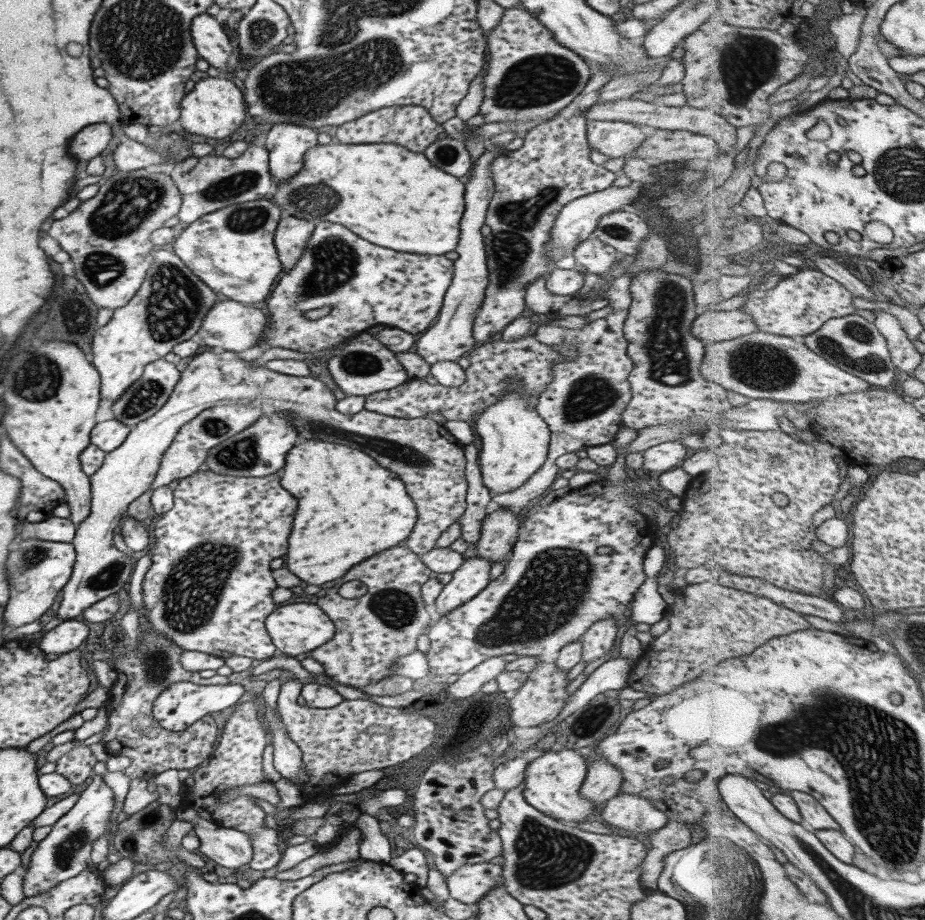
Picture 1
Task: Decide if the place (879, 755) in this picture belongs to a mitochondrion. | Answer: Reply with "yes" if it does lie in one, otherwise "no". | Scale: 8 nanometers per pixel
yes

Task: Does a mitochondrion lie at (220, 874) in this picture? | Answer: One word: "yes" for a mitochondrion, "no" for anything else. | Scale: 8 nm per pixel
no

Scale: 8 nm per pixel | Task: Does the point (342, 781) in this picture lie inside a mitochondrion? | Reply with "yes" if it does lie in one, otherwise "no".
no

